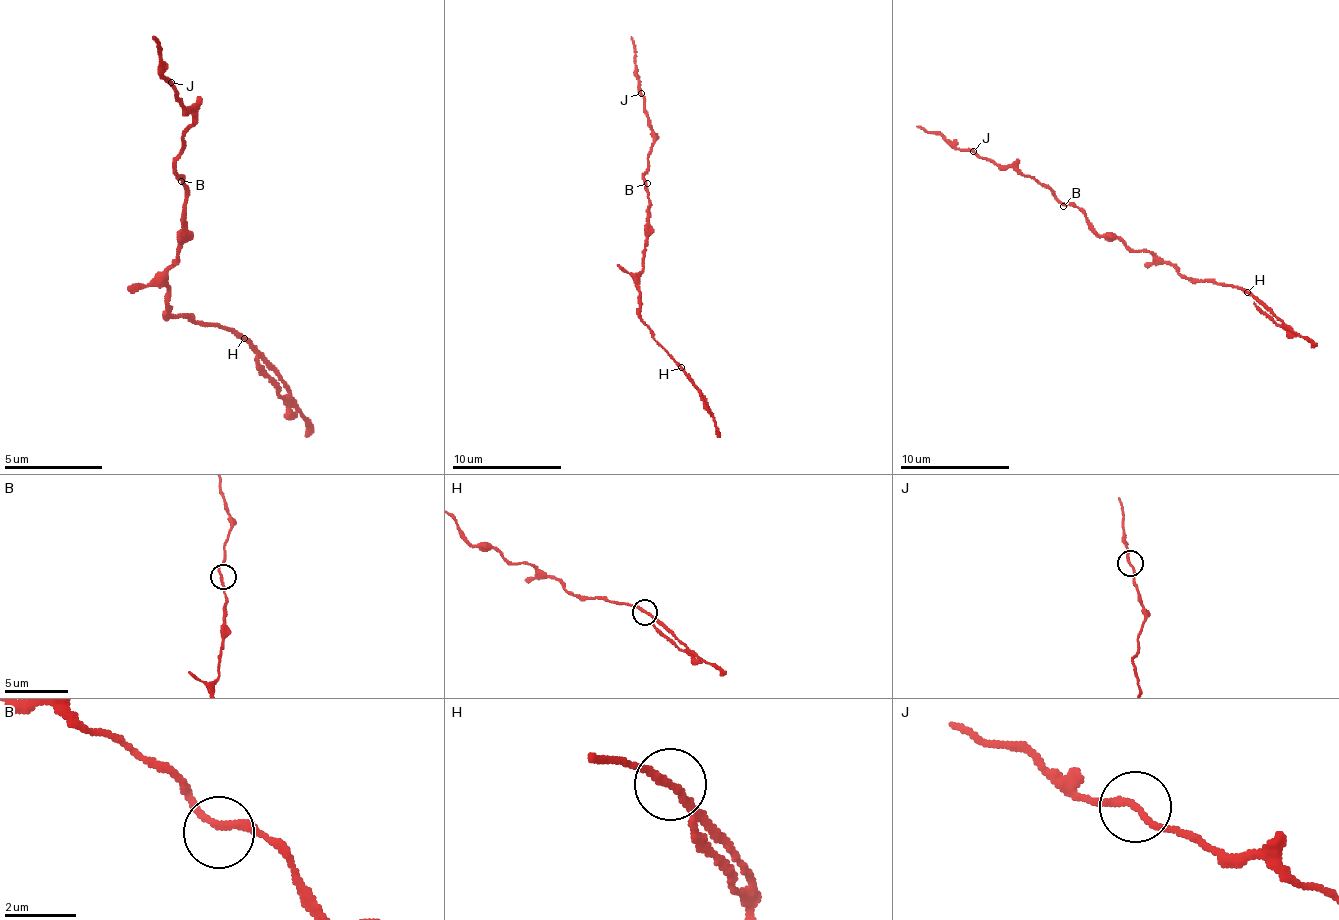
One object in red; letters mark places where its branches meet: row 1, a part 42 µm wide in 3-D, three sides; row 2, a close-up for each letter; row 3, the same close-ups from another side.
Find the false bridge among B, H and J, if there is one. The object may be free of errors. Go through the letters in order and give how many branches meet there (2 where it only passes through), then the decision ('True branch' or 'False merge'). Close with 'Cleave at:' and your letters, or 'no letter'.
B: Branches: 2. True branch
H: Branches: 2. False merge
J: Branches: 2. True branch
Cleave at: H

